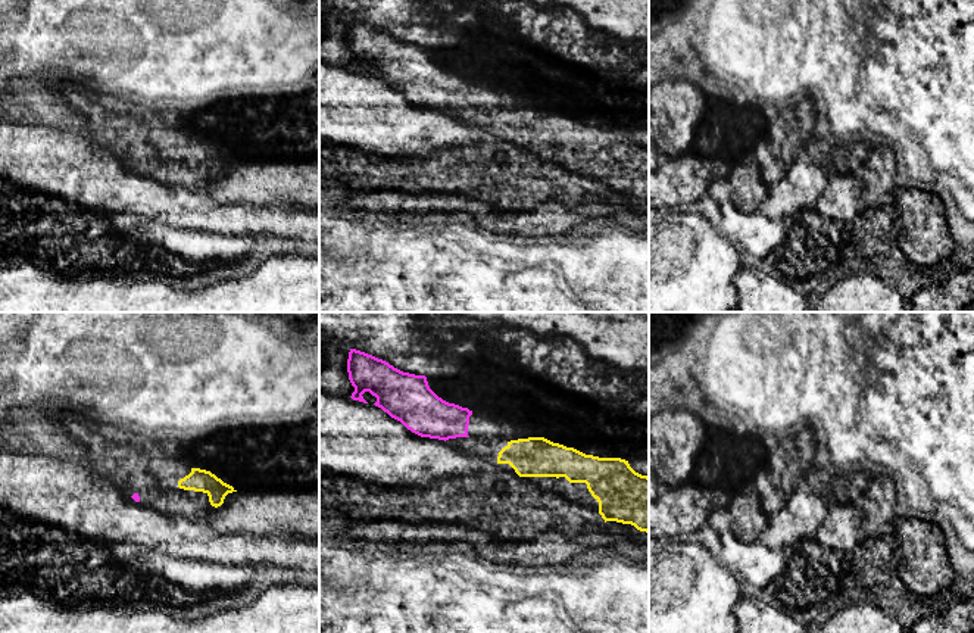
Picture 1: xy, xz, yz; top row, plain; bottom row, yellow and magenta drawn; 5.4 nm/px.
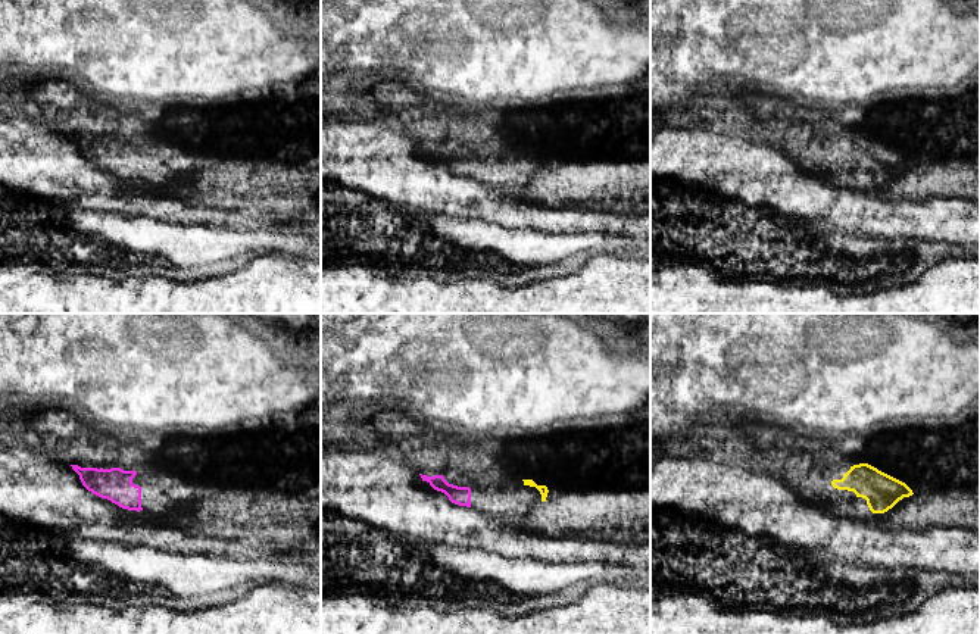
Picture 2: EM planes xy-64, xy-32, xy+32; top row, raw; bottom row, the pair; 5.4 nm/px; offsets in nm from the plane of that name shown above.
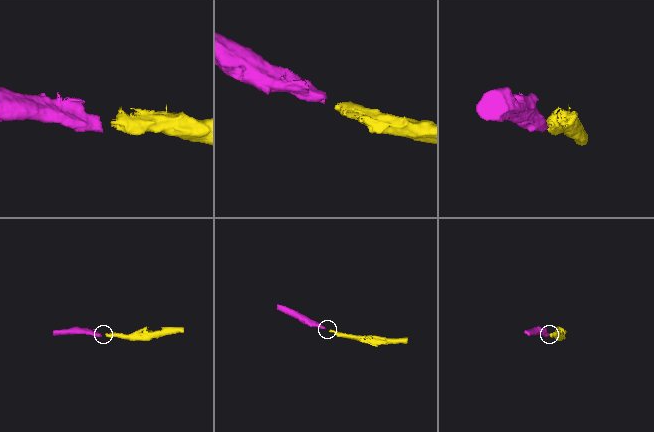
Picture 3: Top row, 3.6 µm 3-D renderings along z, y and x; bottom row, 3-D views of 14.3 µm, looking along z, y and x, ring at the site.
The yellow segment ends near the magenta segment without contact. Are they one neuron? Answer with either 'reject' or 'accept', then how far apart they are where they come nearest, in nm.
accept; 190 nm apart

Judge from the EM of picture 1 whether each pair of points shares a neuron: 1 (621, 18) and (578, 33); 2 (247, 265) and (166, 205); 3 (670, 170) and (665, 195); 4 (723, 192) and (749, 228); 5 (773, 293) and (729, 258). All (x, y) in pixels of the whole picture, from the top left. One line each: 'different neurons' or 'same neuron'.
1: different neurons
2: different neurons
3: same neuron
4: same neuron
5: different neurons

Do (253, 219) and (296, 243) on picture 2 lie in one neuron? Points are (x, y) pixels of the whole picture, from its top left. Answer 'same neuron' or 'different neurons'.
different neurons

